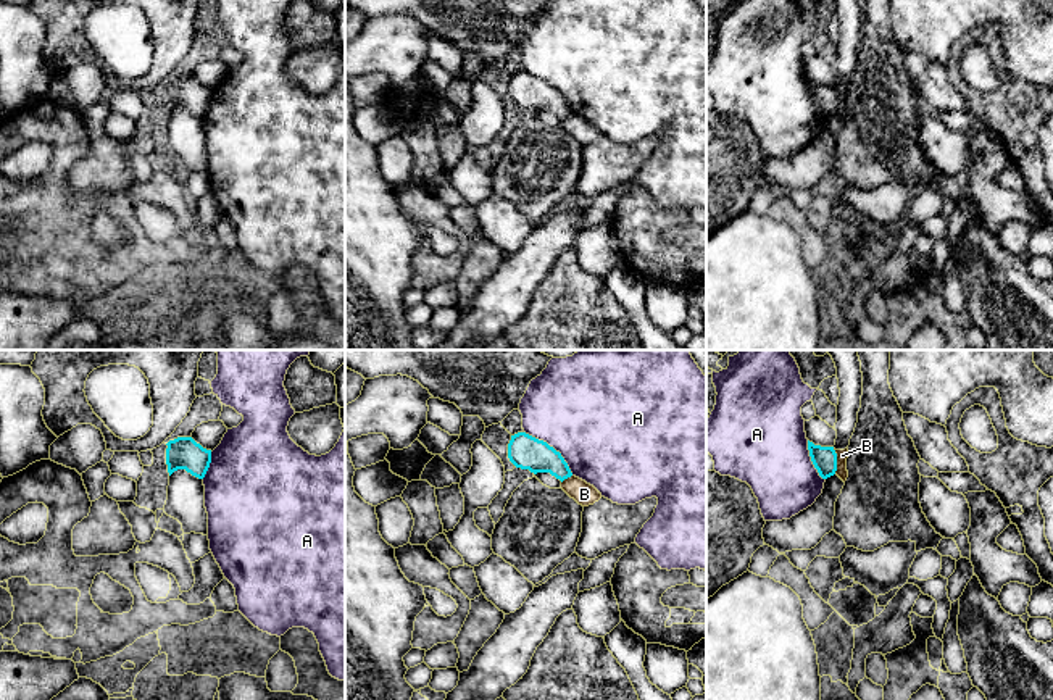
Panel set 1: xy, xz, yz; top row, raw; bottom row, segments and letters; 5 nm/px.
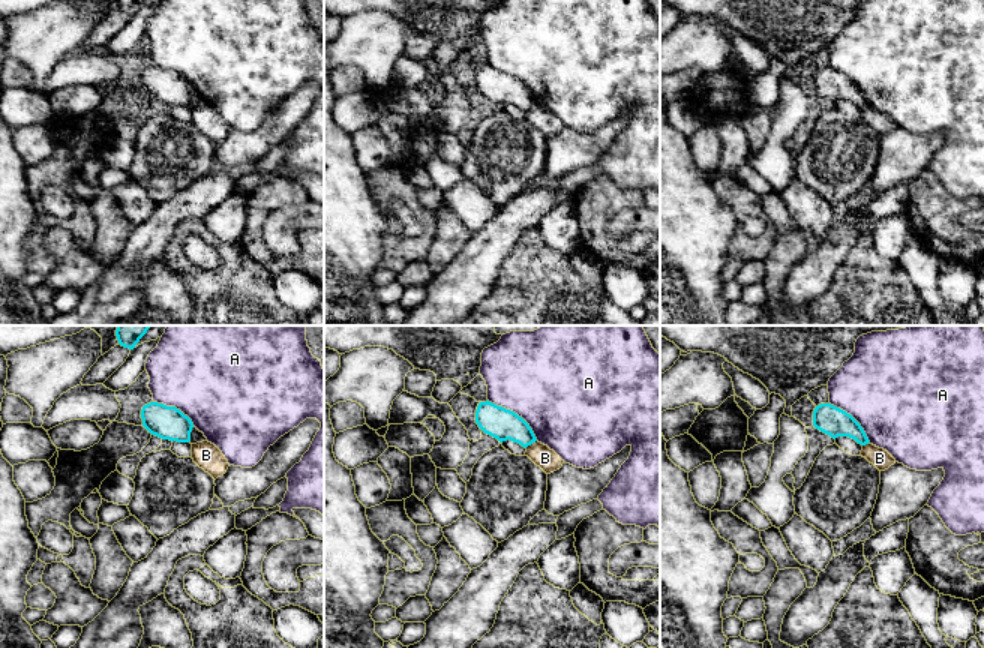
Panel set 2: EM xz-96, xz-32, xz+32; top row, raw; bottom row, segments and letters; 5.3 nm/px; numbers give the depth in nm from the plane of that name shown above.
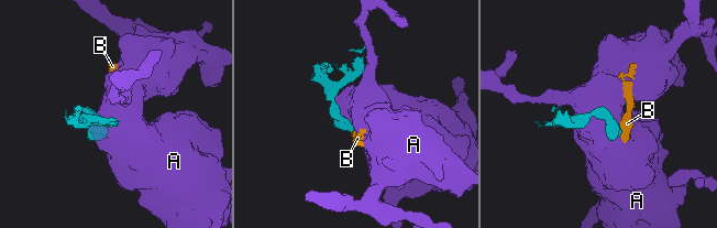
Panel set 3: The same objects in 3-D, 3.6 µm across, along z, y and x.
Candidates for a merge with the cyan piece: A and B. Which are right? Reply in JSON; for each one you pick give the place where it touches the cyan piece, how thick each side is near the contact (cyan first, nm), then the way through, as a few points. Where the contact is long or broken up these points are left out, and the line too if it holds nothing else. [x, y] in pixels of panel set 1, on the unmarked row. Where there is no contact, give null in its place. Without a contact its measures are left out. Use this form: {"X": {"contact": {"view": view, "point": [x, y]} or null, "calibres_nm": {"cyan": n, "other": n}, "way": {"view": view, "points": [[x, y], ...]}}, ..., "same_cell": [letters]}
{"same_cell": []}

